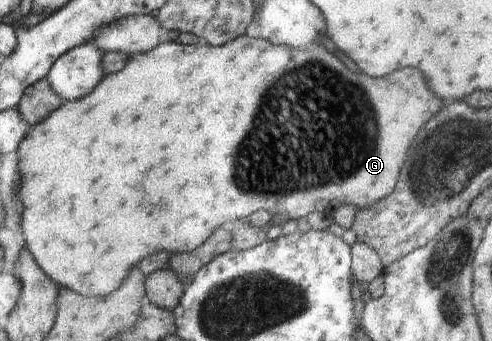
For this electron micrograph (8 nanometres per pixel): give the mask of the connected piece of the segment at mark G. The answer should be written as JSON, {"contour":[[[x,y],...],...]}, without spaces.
{"contour":[[[245,34],[223,46],[213,46],[205,42],[199,45],[184,45],[167,37],[151,52],[130,55],[125,68],[104,75],[95,90],[85,98],[64,101],[43,122],[34,124],[19,143],[19,197],[23,206],[20,224],[25,247],[31,253],[32,262],[38,265],[42,274],[59,286],[87,297],[104,297],[115,292],[115,289],[123,284],[127,272],[137,268],[139,261],[145,256],[157,251],[168,251],[169,254],[191,252],[201,246],[227,220],[248,218],[255,211],[263,210],[273,215],[287,214],[291,219],[299,219],[312,212],[329,215],[341,204],[351,204],[357,209],[373,206],[375,202],[393,192],[411,142],[442,107],[441,98],[429,90],[425,76],[419,76],[419,72],[415,70],[417,68],[401,68],[389,76],[369,78],[361,72],[351,72],[322,44],[311,50],[297,50]]]}

